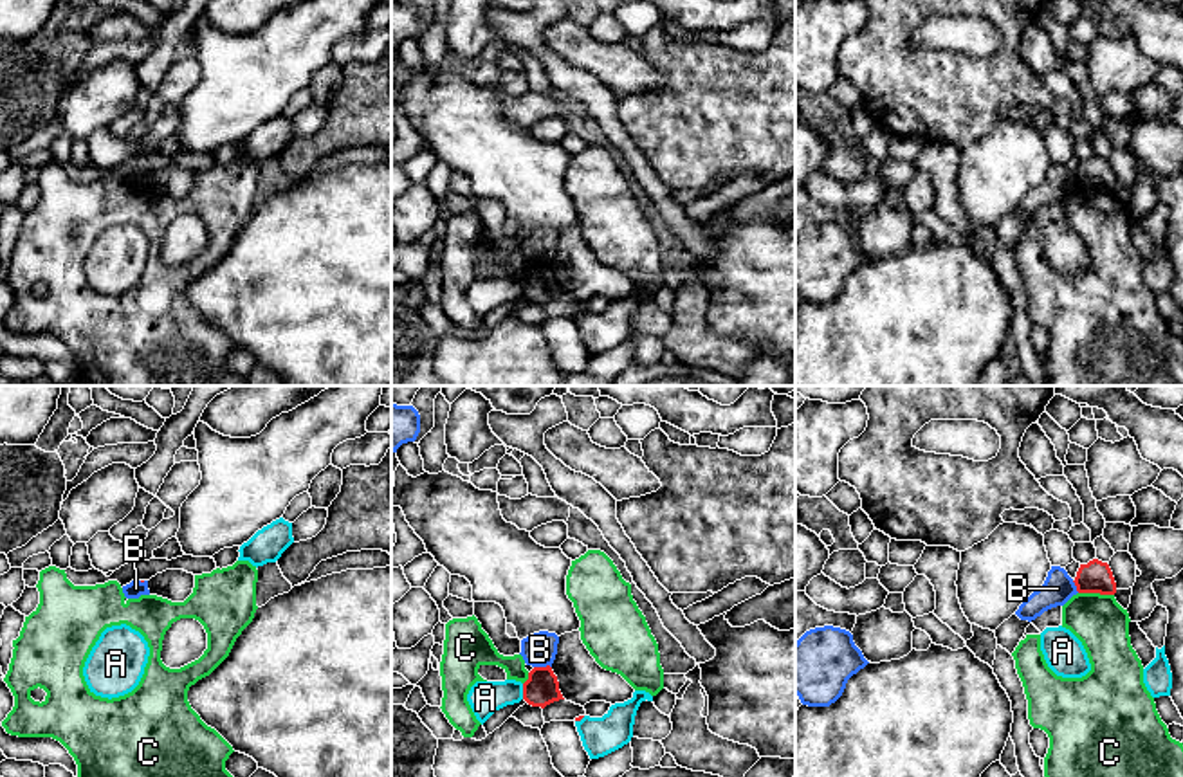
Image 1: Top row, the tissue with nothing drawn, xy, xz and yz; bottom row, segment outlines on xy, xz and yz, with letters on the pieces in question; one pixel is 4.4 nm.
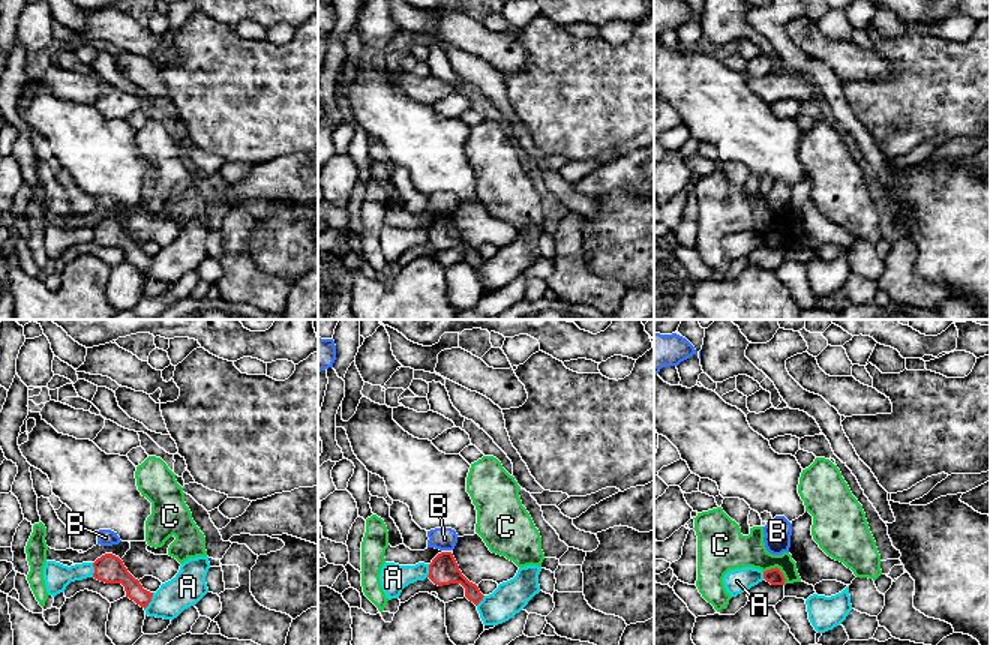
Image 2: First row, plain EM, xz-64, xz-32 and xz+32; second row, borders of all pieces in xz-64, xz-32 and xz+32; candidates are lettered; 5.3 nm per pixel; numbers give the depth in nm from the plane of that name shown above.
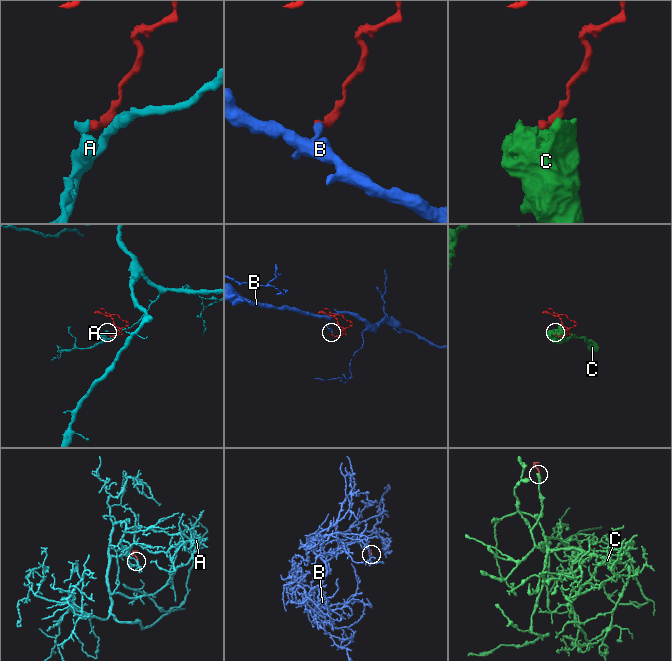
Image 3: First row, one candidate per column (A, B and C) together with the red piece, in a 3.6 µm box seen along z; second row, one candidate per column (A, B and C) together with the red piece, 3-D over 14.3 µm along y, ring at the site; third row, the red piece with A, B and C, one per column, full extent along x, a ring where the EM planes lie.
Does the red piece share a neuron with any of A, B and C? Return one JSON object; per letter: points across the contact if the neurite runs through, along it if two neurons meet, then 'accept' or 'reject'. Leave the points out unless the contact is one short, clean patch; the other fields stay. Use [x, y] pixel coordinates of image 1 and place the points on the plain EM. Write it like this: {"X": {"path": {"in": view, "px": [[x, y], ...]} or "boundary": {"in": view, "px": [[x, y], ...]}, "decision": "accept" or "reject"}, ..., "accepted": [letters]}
{"A": {"decision": "reject"}, "B": {"boundary": {"in": "xz", "px": [[550, 262], [534, 264]]}, "decision": "reject"}, "C": {"boundary": {"in": "yz", "px": [[1079, 188], [1113, 191]]}, "decision": "reject"}, "accepted": []}

